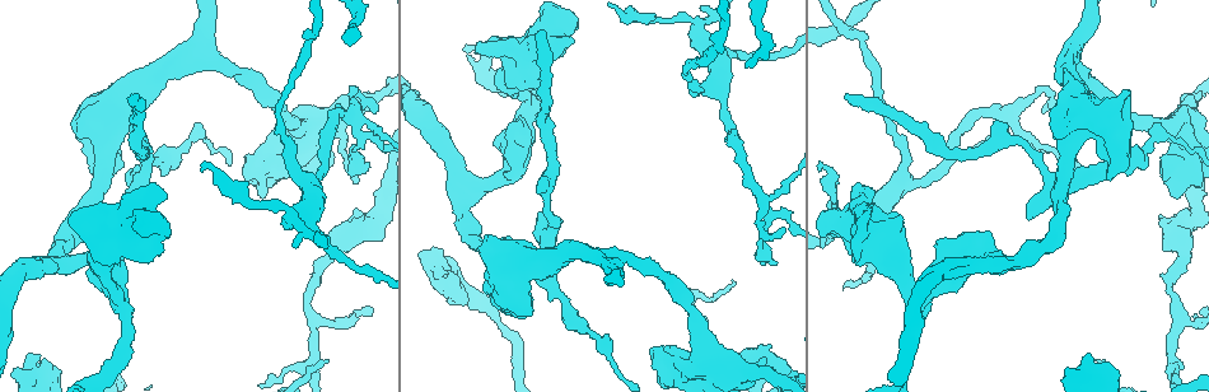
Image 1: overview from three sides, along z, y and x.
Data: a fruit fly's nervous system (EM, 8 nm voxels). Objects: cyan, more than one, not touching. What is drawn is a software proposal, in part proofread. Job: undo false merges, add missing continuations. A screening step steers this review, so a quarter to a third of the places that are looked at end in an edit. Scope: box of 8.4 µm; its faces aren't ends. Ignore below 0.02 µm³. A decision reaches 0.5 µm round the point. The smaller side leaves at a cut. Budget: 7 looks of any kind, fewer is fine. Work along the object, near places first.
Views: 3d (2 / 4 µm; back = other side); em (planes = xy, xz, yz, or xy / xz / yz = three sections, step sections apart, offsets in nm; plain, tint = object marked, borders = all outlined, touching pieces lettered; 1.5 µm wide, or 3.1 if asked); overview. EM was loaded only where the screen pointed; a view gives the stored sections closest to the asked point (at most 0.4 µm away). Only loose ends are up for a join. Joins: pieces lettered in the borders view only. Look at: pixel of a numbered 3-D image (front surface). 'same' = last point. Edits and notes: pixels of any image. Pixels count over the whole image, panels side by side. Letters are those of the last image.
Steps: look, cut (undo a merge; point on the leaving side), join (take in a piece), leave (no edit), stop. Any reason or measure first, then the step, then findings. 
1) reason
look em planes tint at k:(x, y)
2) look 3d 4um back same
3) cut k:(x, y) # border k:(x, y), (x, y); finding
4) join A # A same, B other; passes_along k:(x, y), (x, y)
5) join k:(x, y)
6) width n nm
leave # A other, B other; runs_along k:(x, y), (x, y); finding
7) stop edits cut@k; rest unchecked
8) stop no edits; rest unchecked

stops while still wide
look 3d 4um at 1:(155, 250)

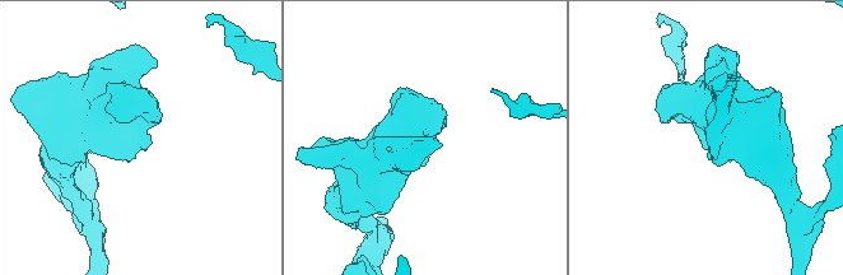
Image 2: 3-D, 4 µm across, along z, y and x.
shape alone is not enough
look em xy step 8 borders at 2:(702, 142)

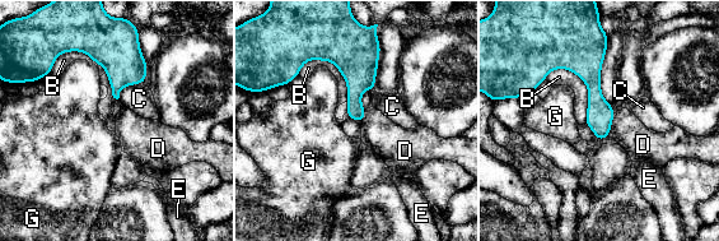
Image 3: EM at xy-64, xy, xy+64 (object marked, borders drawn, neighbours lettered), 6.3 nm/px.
cut it another way
look em planes borders same

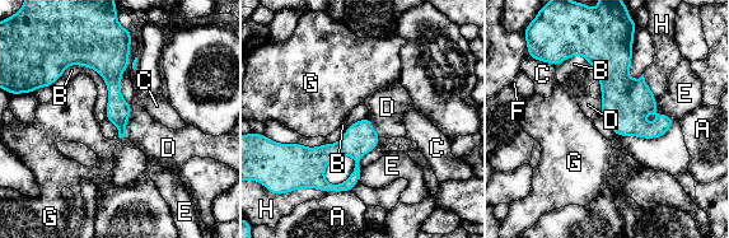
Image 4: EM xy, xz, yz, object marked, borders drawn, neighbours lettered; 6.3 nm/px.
leave # A other, B other, C other, D other, E other, F other, G other, H other; none of them fits

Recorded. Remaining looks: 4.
thick turns thin
look 3d 4um at 1:(119, 303)

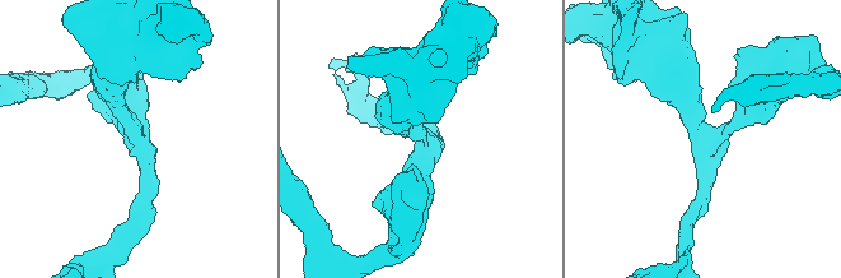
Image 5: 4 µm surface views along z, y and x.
arms 3; arm_widths 200, 220, 480 nm; shape alone is not enough
look em xz step 4 tint at 5:(140, 143)

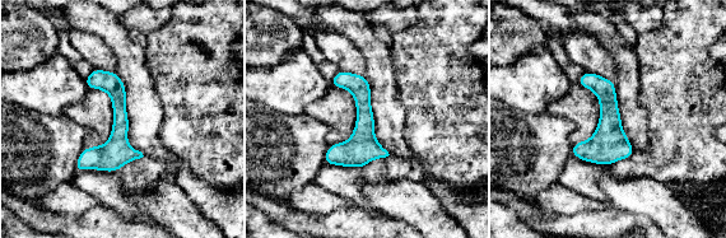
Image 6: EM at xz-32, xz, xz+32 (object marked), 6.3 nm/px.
look em planes borders same

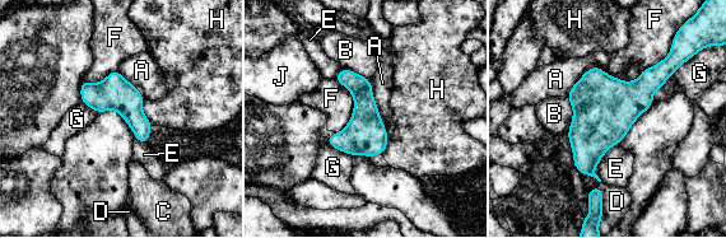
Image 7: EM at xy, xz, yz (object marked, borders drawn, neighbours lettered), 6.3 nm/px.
width 260 nm; longest_contact A 380 nm
leave # A other, B other, C other, D other, E other, F other, G other, H other, J other; one neuron here

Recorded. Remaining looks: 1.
sudden change in width
look em yz step 8 borders at 1:(1154, 138)

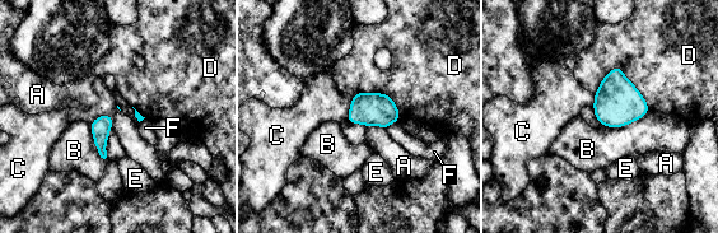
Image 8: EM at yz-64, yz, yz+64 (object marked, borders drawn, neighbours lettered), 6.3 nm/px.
leave # A other, B other, C other, D other, E other, F other; border 8:(649, 110), (623, 126), (602, 126); all the same neuron

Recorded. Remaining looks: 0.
stop no edits; rest unchecked

